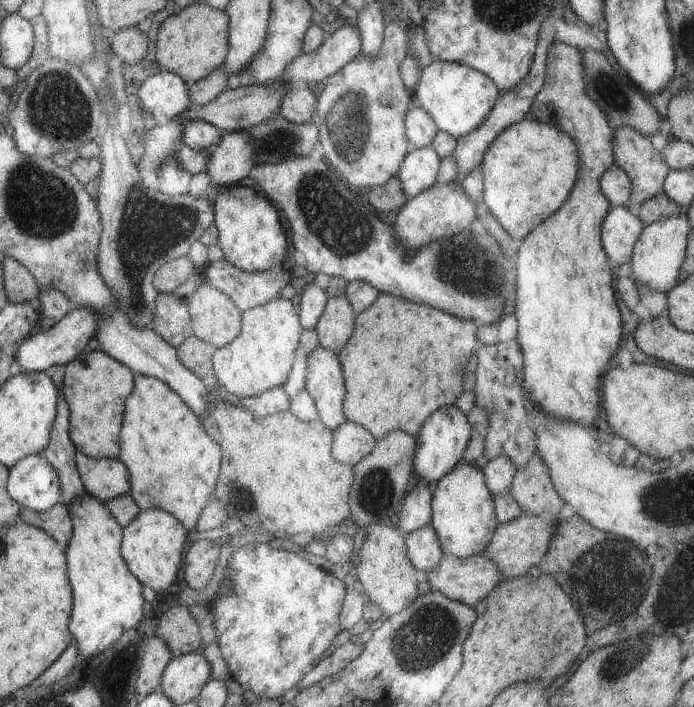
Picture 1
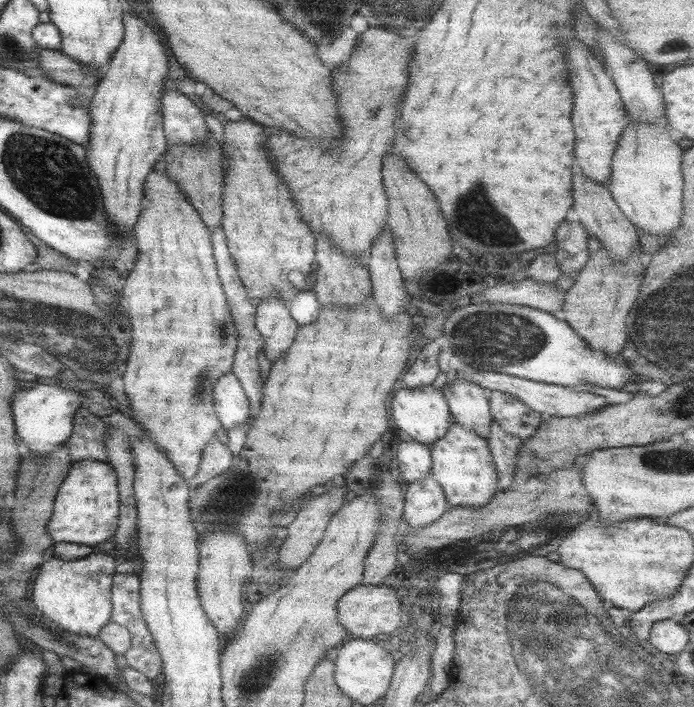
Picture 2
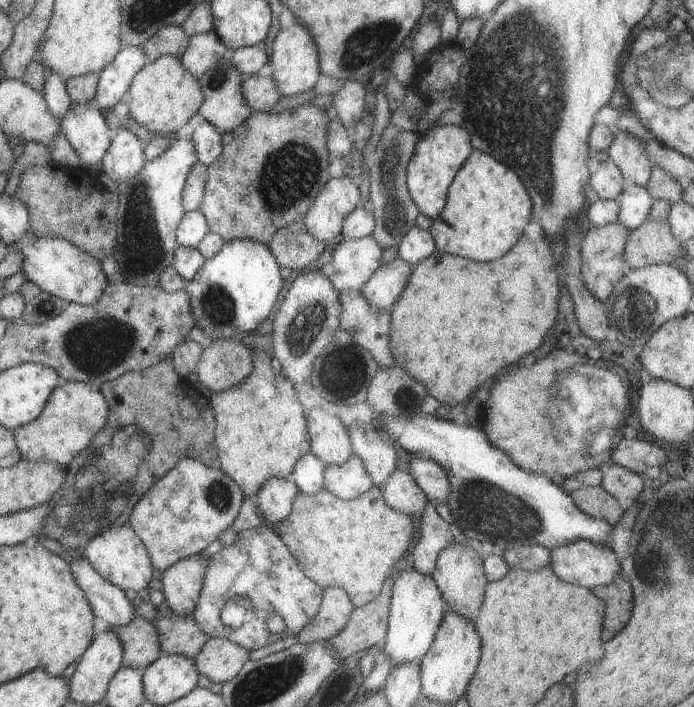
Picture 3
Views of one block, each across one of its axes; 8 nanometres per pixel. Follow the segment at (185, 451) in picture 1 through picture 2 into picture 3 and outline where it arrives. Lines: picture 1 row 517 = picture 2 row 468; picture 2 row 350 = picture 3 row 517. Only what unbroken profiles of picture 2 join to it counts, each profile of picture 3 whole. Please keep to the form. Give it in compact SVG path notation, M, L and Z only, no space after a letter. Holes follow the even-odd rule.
M183 458L137 500L127 522L147 548L151 566L165 572L191 554L215 548L217 536L239 514L243 498L245 494L223 470L209 468L195 458Z

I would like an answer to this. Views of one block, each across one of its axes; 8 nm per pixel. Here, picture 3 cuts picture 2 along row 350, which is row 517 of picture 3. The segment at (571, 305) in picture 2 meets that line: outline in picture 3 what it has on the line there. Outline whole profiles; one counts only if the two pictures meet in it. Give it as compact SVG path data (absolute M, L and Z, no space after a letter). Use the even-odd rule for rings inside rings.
M583 486L579 490L573 490L571 494L573 504L583 510L585 514L593 516L593 518L601 518L605 522L609 522L611 526L619 524L619 518L623 514L621 504L617 504L619 500L613 498L611 494L607 494L601 486Z

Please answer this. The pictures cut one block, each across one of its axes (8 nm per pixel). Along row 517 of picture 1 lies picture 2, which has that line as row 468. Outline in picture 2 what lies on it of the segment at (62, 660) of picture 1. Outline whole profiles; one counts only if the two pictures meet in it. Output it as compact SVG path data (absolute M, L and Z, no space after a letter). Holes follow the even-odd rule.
M81 460L71 464L65 480L59 484L51 518L47 520L47 534L53 542L53 556L63 562L77 562L91 554L91 546L109 540L119 522L119 494L117 476L105 462Z

